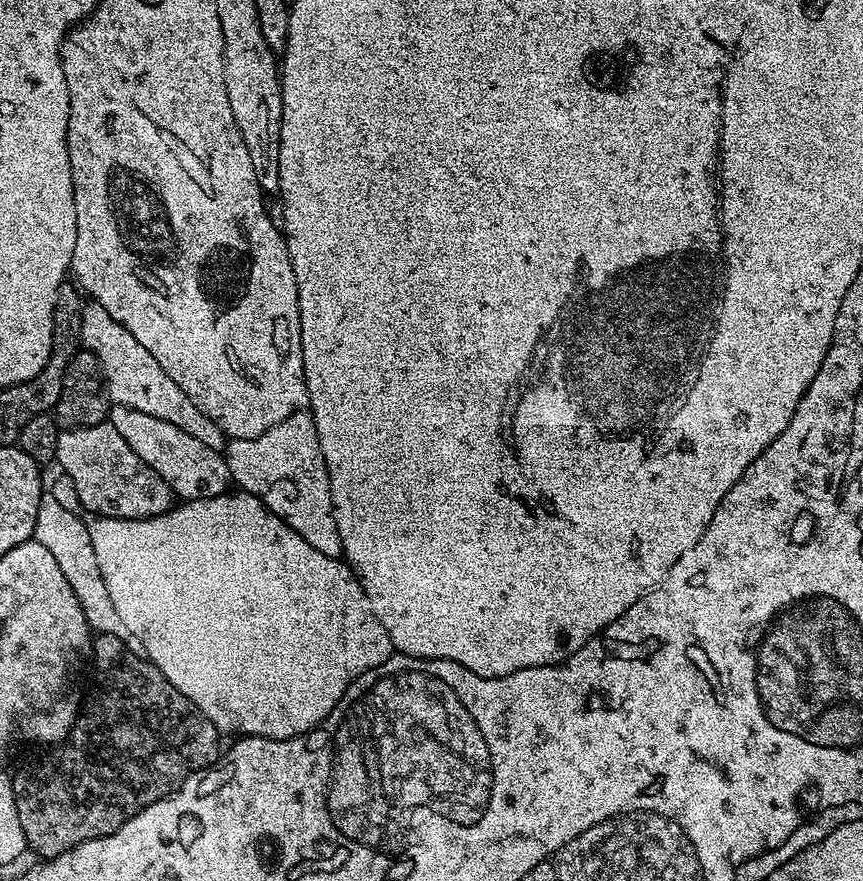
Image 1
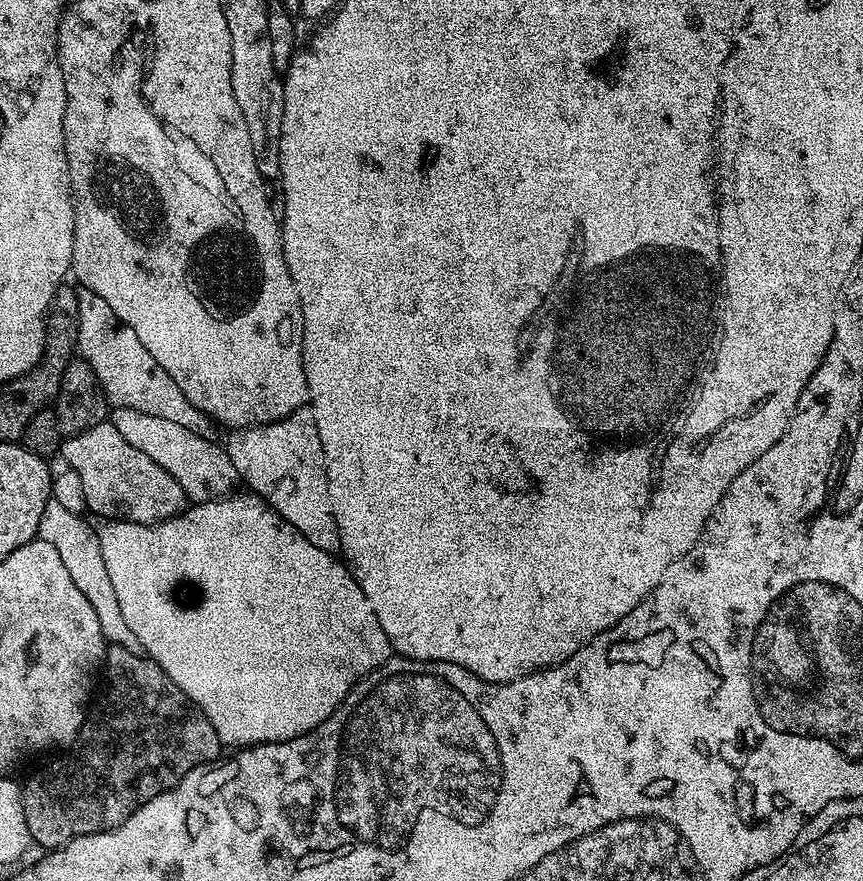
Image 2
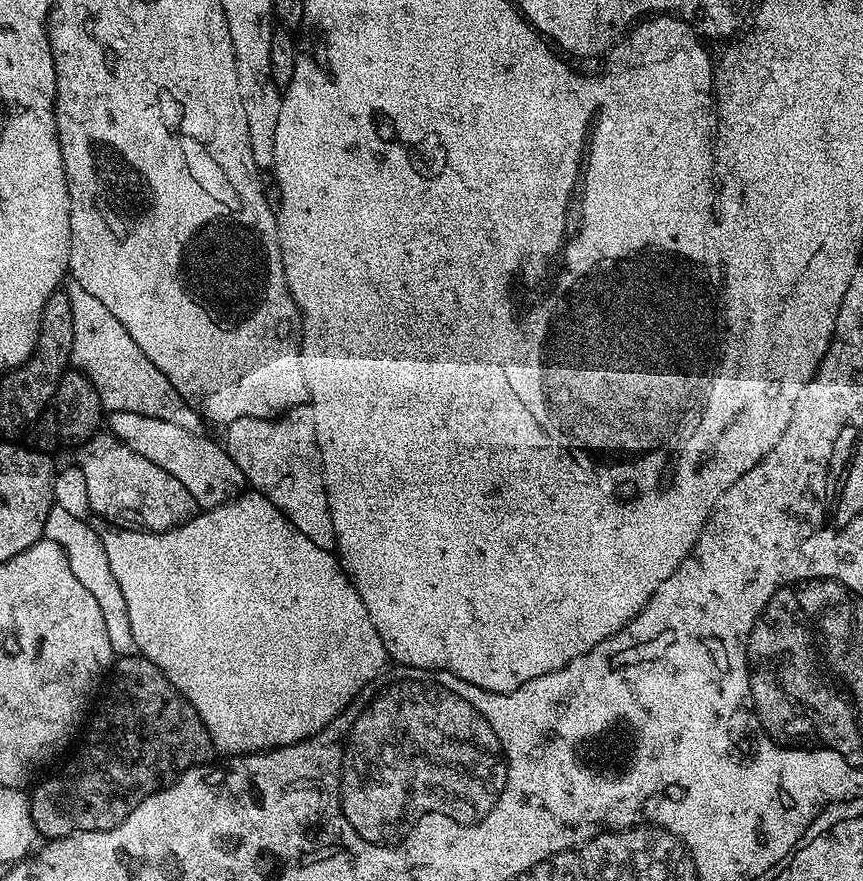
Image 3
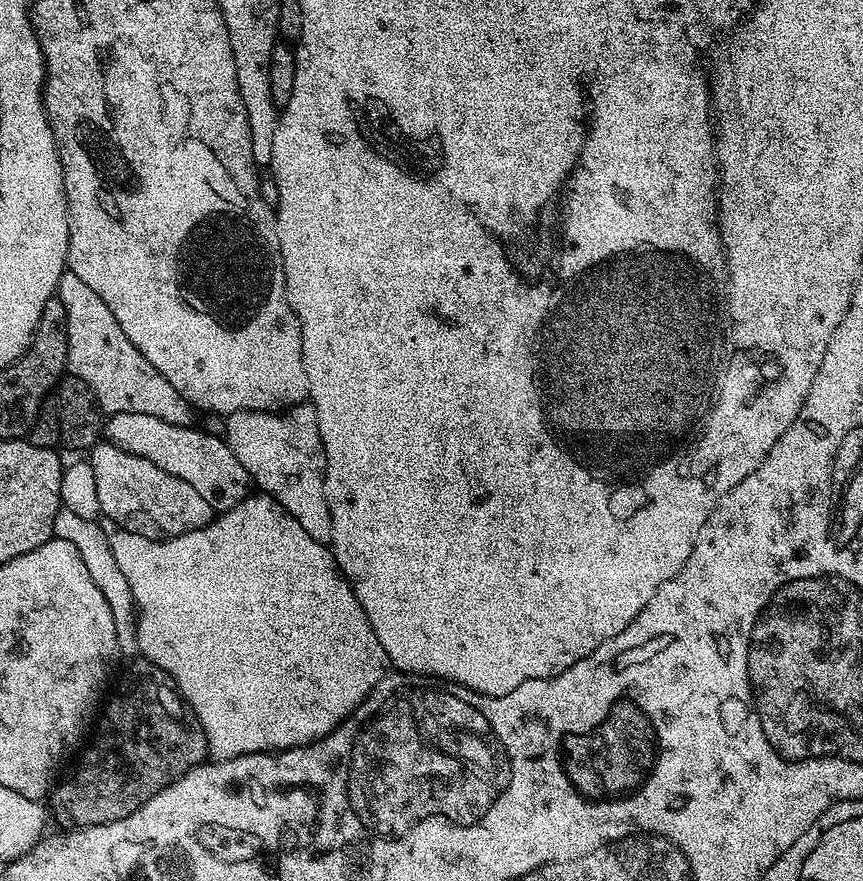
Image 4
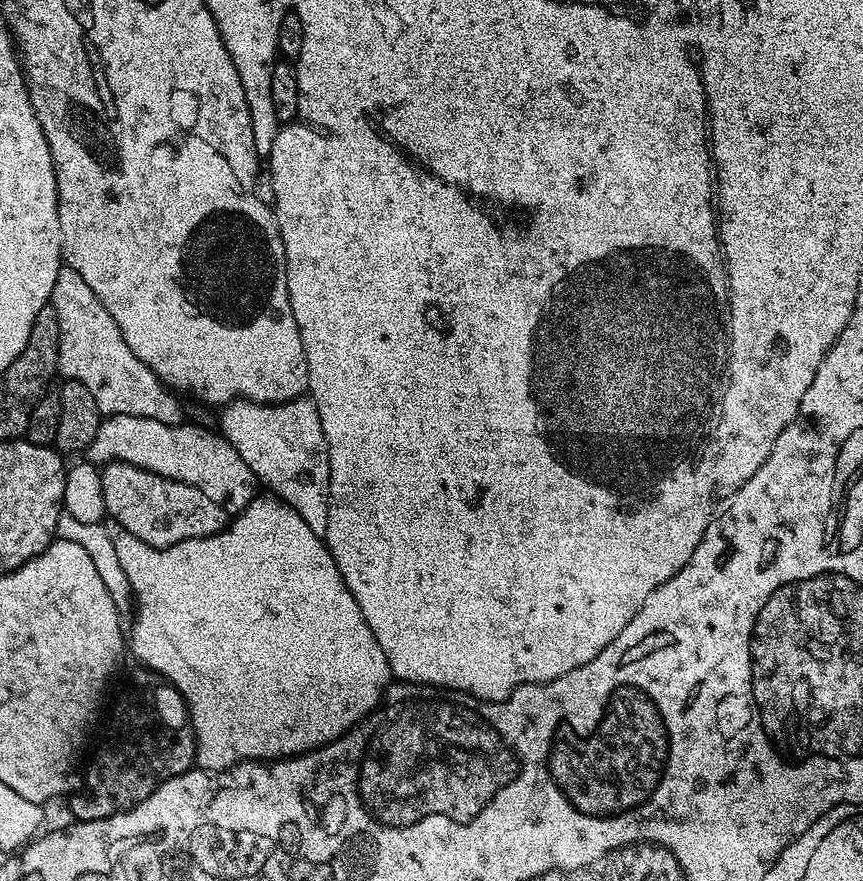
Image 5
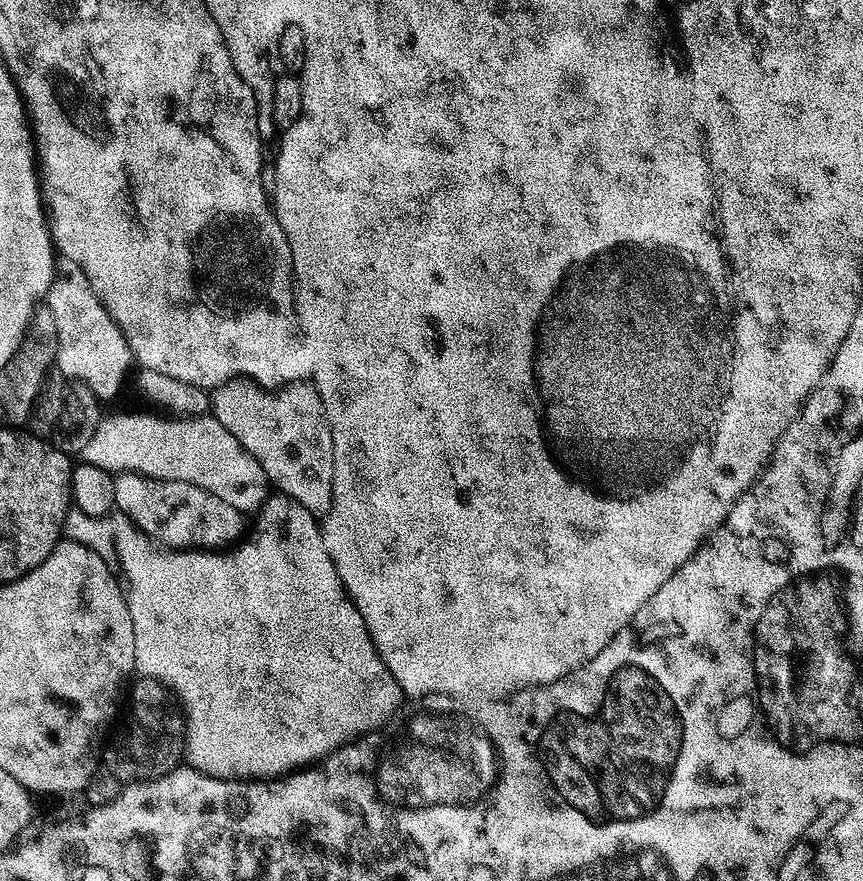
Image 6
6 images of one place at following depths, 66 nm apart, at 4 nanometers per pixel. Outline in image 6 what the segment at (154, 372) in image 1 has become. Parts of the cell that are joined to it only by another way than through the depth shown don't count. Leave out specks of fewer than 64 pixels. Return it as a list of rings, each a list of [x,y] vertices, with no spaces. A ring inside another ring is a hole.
[[[61,259],[53,273],[53,278],[48,287],[44,299],[47,307],[53,315],[54,326],[58,331],[58,346],[56,348],[55,367],[68,380],[80,380],[90,386],[95,392],[95,396],[102,402],[114,400],[122,386],[122,380],[125,378],[129,366],[132,366],[134,357],[129,350],[125,336],[121,334],[120,327],[110,318],[110,314],[102,306],[101,300],[93,292],[81,268],[76,263],[66,259]]]

